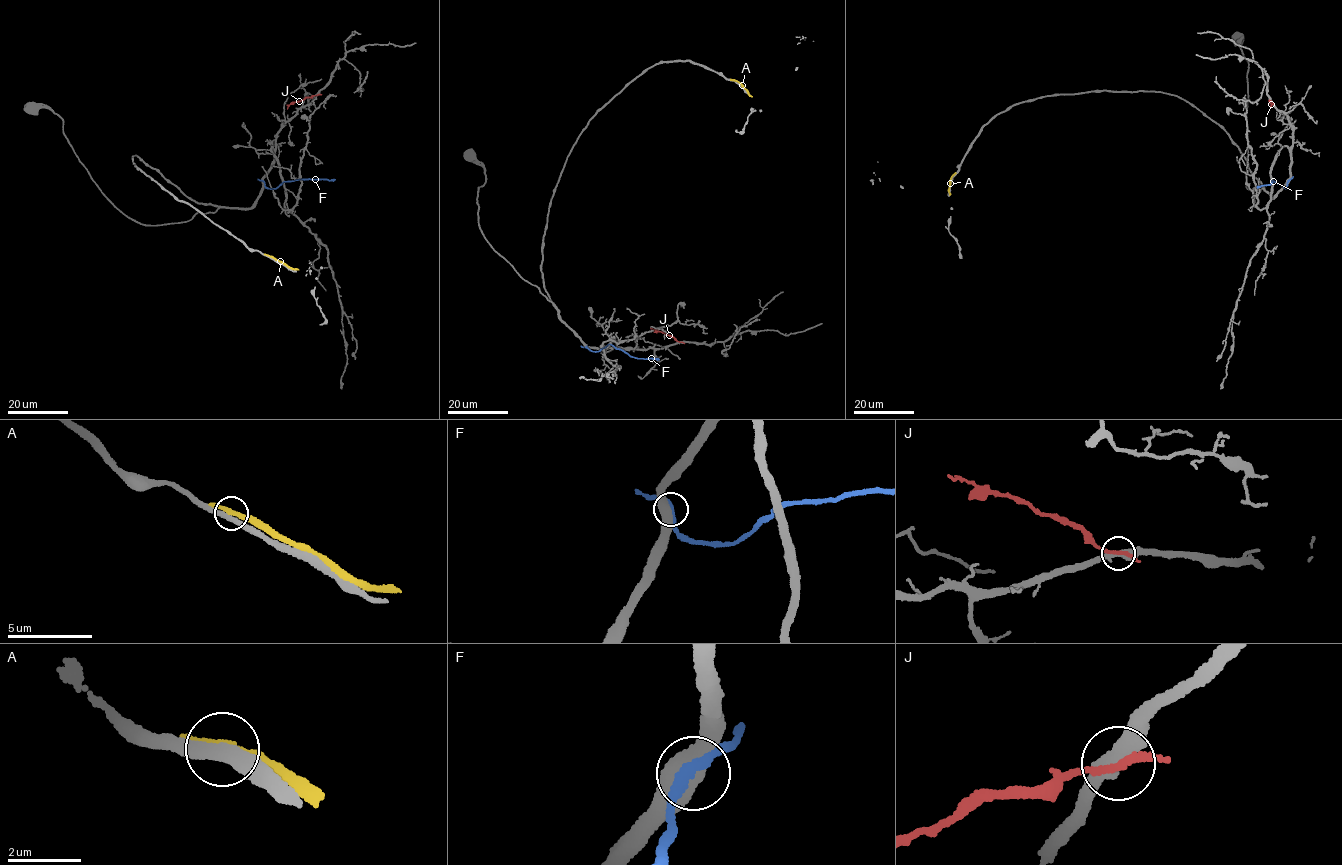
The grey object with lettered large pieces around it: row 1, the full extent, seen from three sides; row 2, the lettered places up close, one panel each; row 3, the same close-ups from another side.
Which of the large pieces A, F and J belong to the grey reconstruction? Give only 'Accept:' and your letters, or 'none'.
Accept: J

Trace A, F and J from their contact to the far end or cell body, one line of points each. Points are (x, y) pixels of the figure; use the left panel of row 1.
A: (268, 256), (298, 270)
F: (264, 182), (267, 187), (276, 189), (284, 182), (334, 179)
J: (317, 95), (293, 102), (287, 109)

